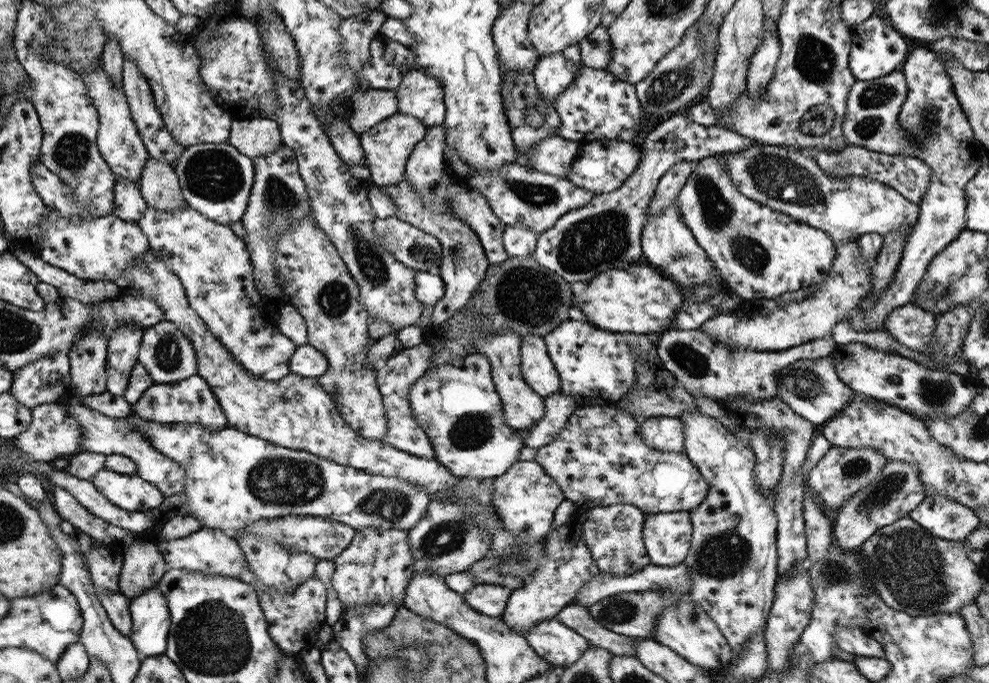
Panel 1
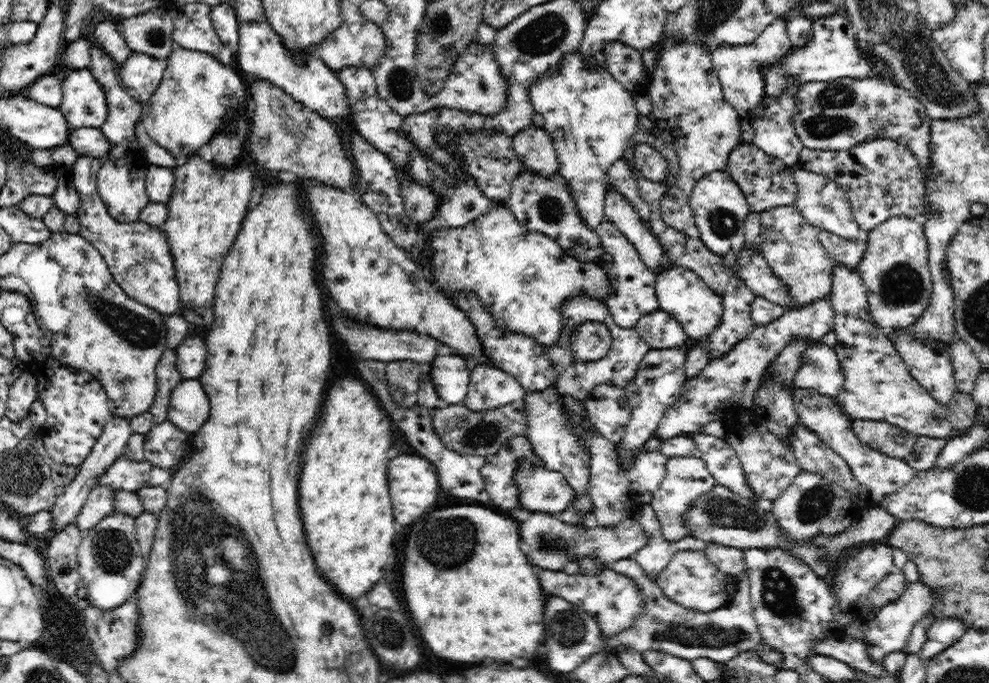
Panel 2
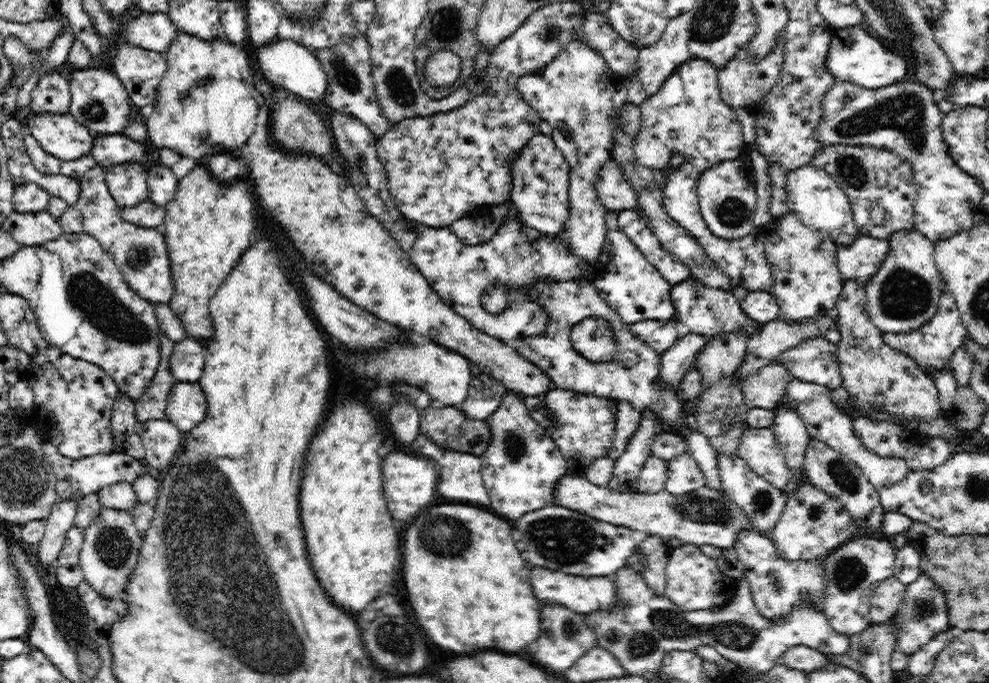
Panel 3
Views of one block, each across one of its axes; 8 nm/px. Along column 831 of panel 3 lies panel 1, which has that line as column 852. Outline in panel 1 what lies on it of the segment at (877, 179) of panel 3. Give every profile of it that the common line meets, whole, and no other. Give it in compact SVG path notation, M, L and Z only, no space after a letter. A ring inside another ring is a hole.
M847 145L842 150L824 150L824 148L793 148L802 155L810 155L816 159L822 170L836 177L868 177L894 187L902 196L913 203L919 204L922 196L928 192L932 180L932 167L918 157L900 156L900 154L882 154L862 146Z

